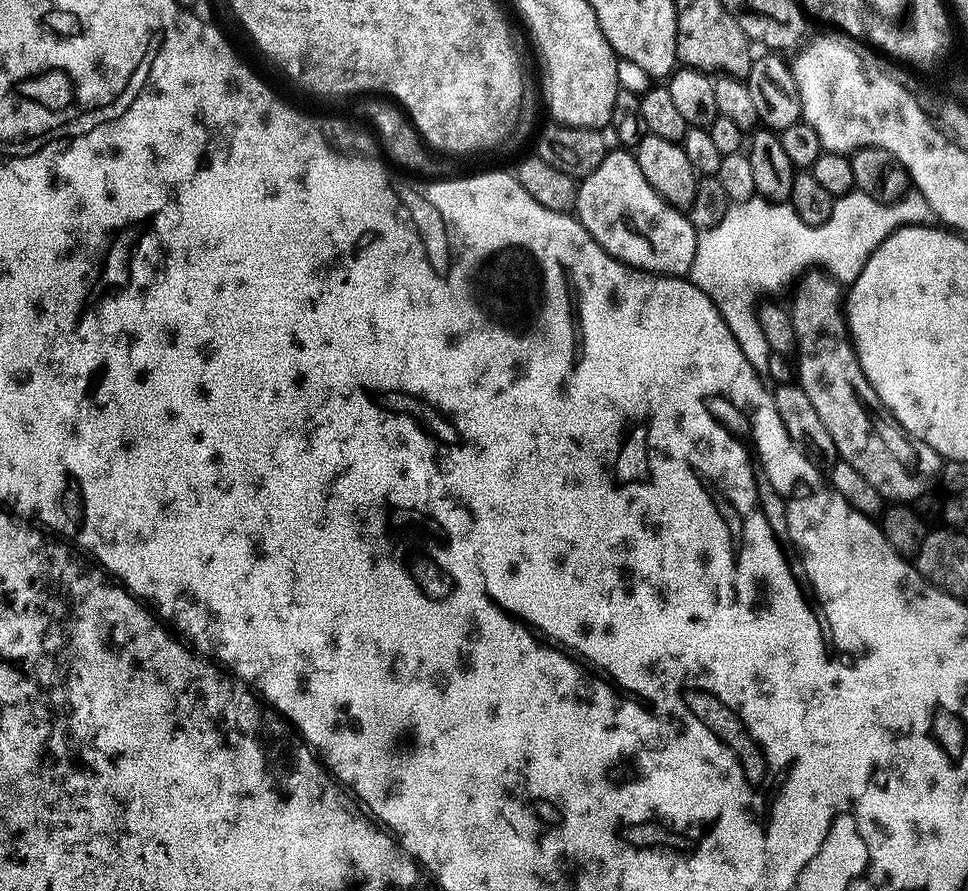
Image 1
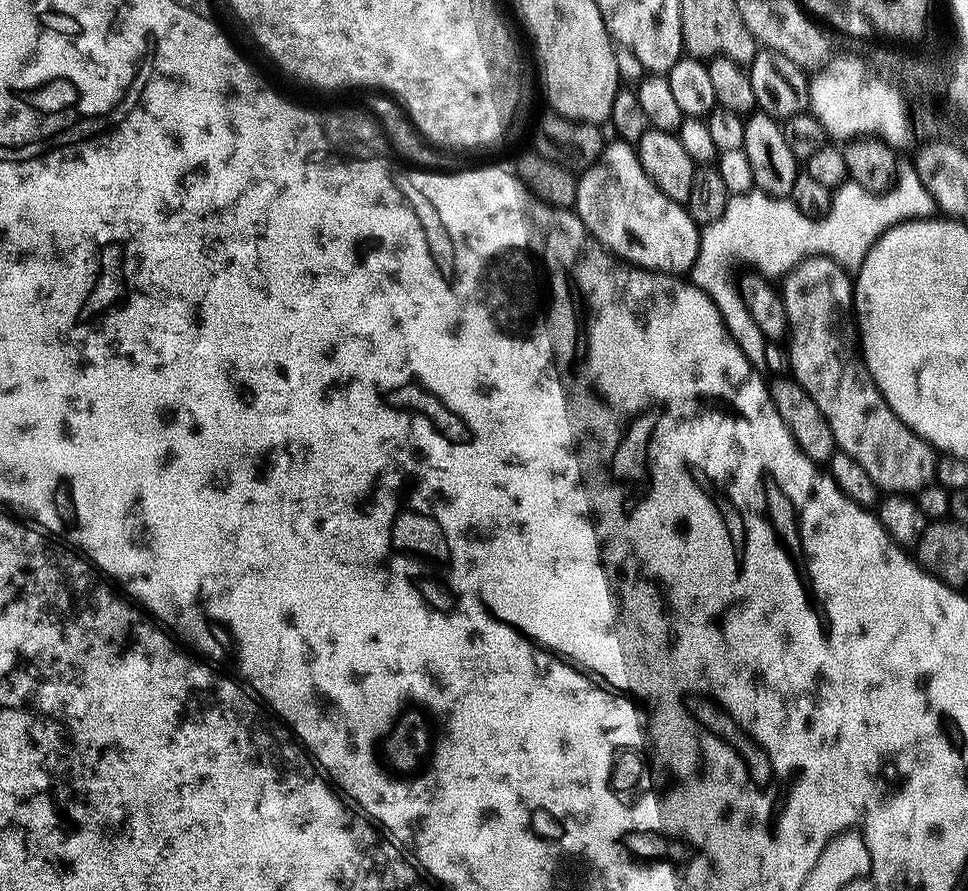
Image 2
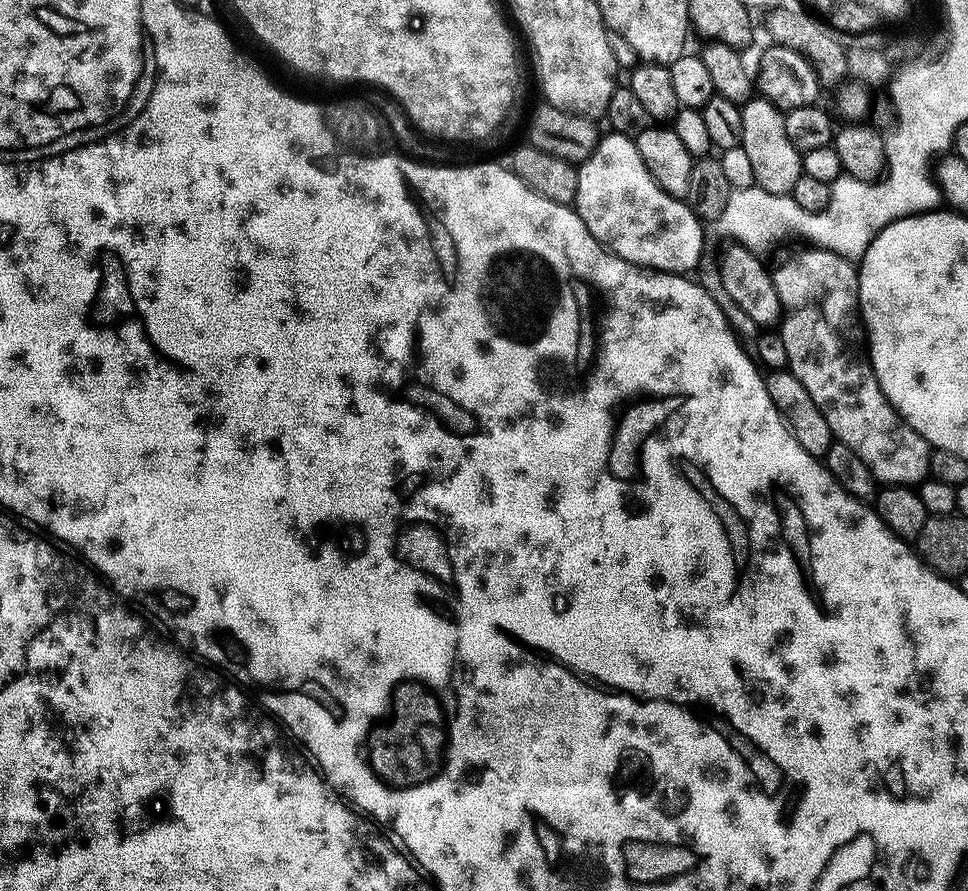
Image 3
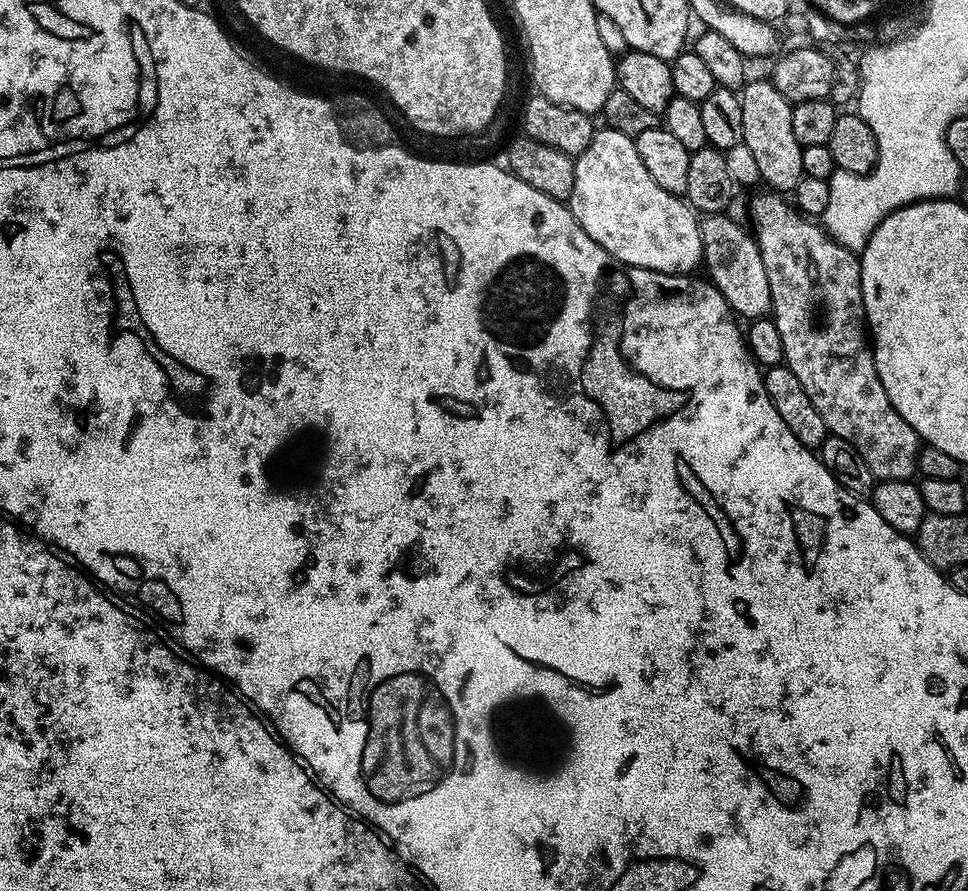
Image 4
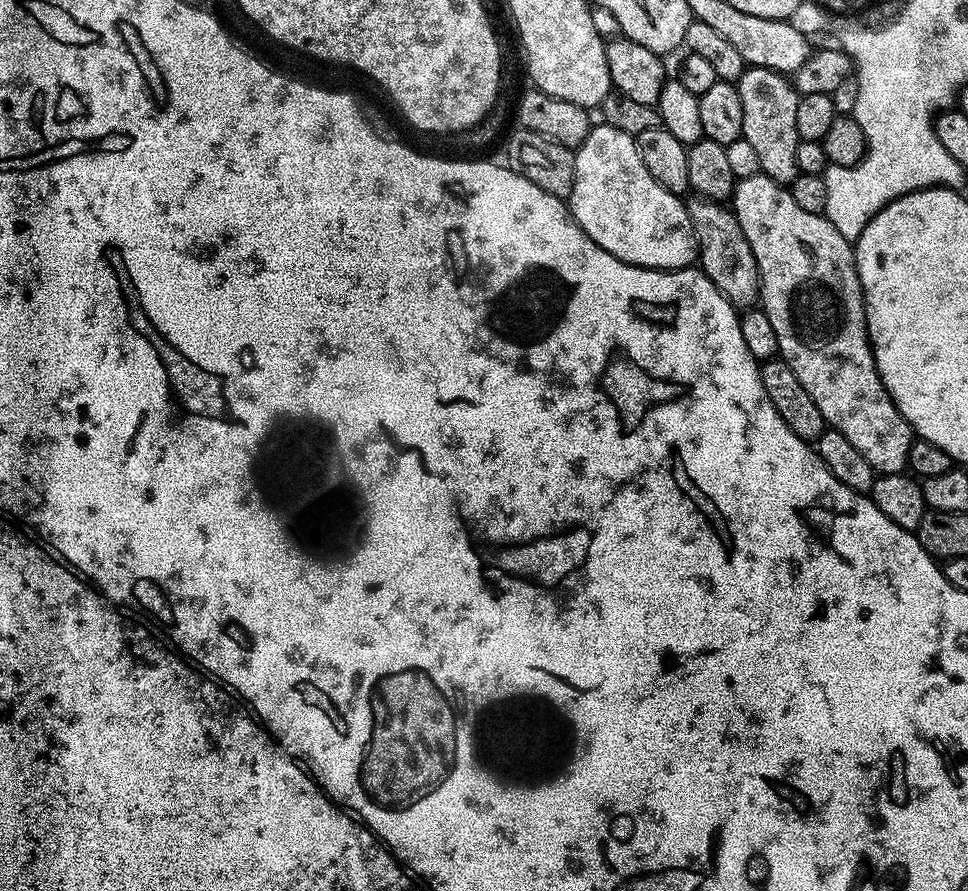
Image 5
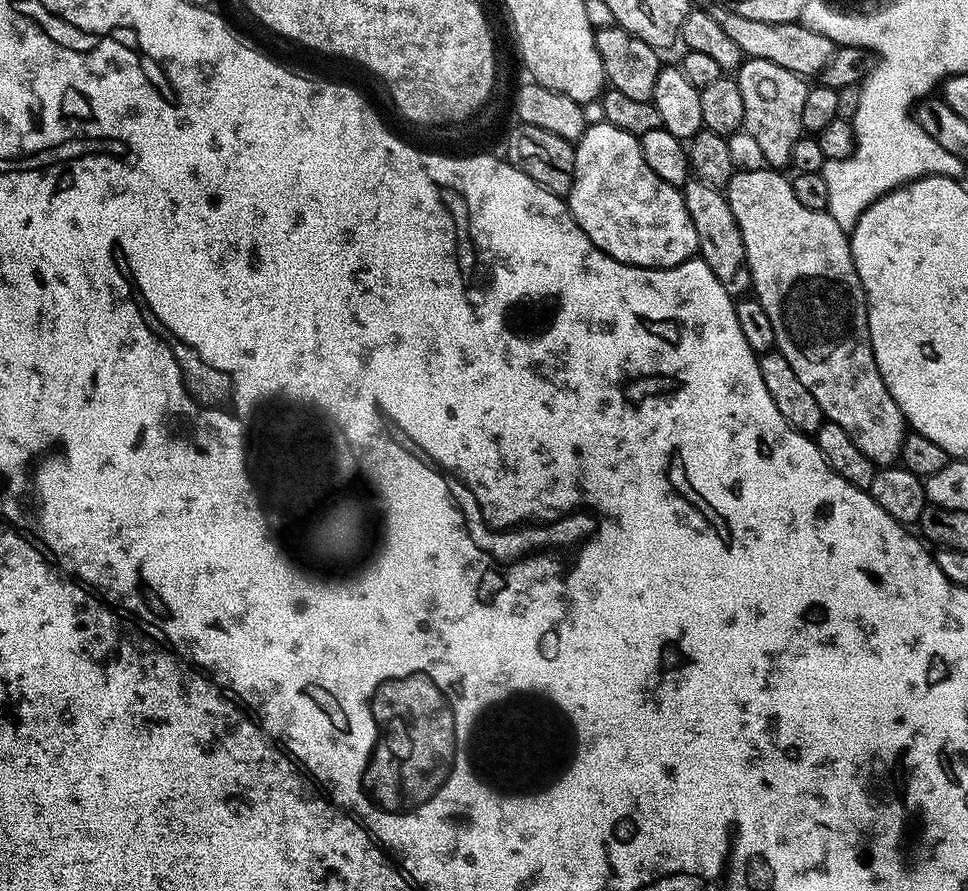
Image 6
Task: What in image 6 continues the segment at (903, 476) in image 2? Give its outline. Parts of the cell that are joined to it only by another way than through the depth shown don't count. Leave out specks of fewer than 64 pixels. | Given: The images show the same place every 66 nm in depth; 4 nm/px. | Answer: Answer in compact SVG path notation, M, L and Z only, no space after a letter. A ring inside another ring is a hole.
M767 166L758 170L749 172L733 171L730 182L726 186L726 195L730 202L730 210L734 210L734 218L738 222L738 230L742 234L742 246L746 246L746 262L752 275L751 291L754 293L754 299L762 302L766 314L770 314L770 323L774 325L774 334L776 335L776 348L784 355L786 362L790 362L790 367L794 369L794 374L806 385L806 390L814 394L814 399L818 401L818 406L822 406L822 414L825 421L830 424L842 426L846 434L850 434L854 446L866 454L872 463L877 466L892 466L899 461L902 442L906 435L906 421L902 410L898 410L898 402L890 398L890 390L886 390L886 382L882 382L882 374L876 365L874 350L870 342L870 330L868 329L868 300L864 297L864 287L860 285L858 270L854 266L852 257L852 245L850 243L849 233L826 210L809 210L807 206L802 206L798 198L794 198L791 179L780 170L773 170Z

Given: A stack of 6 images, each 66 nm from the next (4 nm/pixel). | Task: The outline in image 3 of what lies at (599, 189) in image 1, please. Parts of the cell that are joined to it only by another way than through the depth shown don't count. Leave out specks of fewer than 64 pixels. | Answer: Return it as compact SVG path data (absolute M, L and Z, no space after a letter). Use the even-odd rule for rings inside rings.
M617 132L600 137L594 154L590 154L590 158L579 165L578 194L574 207L596 241L629 264L677 274L691 273L691 268L700 264L700 255L704 252L705 225L685 201L674 199L658 186L658 182L654 182L646 162L642 162L642 154L638 154L638 146L633 137Z

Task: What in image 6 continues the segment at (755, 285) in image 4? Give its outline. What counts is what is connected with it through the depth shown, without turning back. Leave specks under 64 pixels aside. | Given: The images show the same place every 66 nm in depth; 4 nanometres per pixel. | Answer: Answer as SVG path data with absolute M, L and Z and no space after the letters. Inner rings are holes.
M692 178L683 189L686 210L694 222L694 230L698 234L699 259L714 270L718 282L733 297L740 298L752 287L752 275L746 262L746 246L742 246L742 234L738 230L738 222L734 218L734 210L730 210L727 195L721 189L703 184L701 180ZM745 291L745 292L744 292Z

